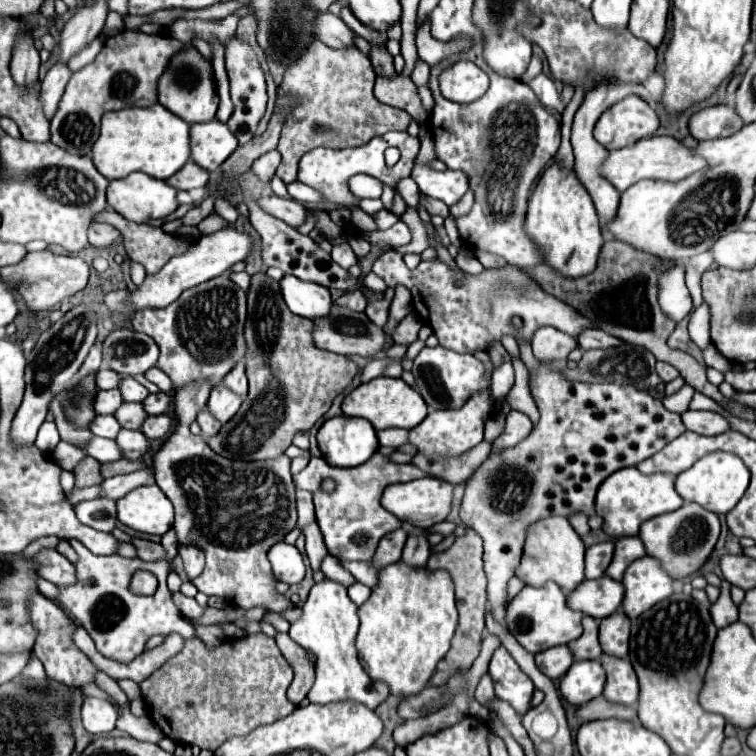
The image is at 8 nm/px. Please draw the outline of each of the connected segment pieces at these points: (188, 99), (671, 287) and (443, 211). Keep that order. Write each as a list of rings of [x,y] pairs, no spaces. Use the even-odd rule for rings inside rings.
[[[187,47],[179,51],[169,61],[165,73],[159,79],[159,103],[177,117],[183,117],[183,121],[187,121],[189,125],[215,119],[219,97],[215,93],[211,61],[203,59],[195,47]]]
[[[675,265],[659,277],[659,305],[675,321],[681,321],[691,311],[691,295],[685,285],[685,269]]]
[[[420,194],[421,198],[421,204],[427,208],[427,212],[431,215],[440,215],[443,218],[446,218],[449,216],[450,211],[449,207],[445,205],[442,201],[433,199],[429,196],[426,196],[424,194]]]

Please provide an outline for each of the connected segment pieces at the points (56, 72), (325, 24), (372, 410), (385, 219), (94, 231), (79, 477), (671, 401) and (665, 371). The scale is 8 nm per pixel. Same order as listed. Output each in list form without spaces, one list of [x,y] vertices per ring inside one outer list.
[[[53,65],[49,69],[49,73],[43,79],[43,89],[41,89],[41,99],[43,99],[43,109],[45,109],[45,117],[51,119],[55,115],[57,103],[63,95],[63,89],[67,85],[67,81],[71,79],[73,71],[67,65]]]
[[[333,13],[315,15],[313,35],[325,45],[335,49],[345,49],[347,45],[355,45],[355,33],[341,21],[341,17]]]
[[[377,377],[377,379],[371,379],[367,383],[359,385],[343,399],[341,409],[345,415],[363,417],[363,419],[371,421],[371,425],[377,431],[389,429],[389,427],[413,429],[427,417],[427,405],[425,405],[423,397],[413,387],[409,387],[403,379],[393,379],[393,377]]]
[[[381,209],[381,211],[373,213],[371,217],[373,217],[375,223],[379,225],[379,229],[389,229],[389,227],[399,219],[399,217],[395,217],[391,211],[387,211],[387,209]]]
[[[93,223],[89,227],[89,243],[95,247],[109,247],[121,233],[109,223]]]
[[[85,457],[83,461],[79,461],[79,465],[73,469],[75,487],[83,489],[83,487],[99,485],[103,481],[99,469],[101,469],[101,463],[97,459],[93,459],[93,457]]]
[[[683,385],[681,391],[665,397],[665,399],[663,399],[663,405],[665,405],[665,409],[669,409],[669,411],[673,411],[673,413],[683,413],[683,411],[689,409],[689,403],[691,403],[693,393],[695,393],[695,391],[693,391],[689,385]]]
[[[657,361],[657,373],[659,373],[659,377],[661,377],[665,383],[669,383],[669,381],[673,381],[673,379],[679,377],[679,371],[677,371],[673,365],[661,363],[661,361]]]

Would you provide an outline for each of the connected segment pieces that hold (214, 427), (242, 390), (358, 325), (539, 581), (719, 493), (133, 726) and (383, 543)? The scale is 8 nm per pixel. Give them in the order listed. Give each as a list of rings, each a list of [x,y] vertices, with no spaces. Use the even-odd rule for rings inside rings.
[[[203,409],[203,411],[199,413],[197,423],[201,425],[201,437],[203,437],[205,441],[207,441],[209,437],[213,437],[215,433],[219,433],[219,429],[221,429],[221,423],[219,423],[215,417],[211,417],[207,409]]]
[[[239,363],[225,379],[223,383],[227,385],[227,389],[231,389],[233,393],[245,397],[247,395],[247,377],[245,377],[245,365]]]
[[[331,307],[329,317],[315,319],[315,331],[313,331],[315,345],[339,355],[361,355],[361,357],[373,357],[385,347],[385,333],[379,325],[375,325],[365,313],[355,313],[349,309]]]
[[[553,515],[543,521],[537,521],[535,525],[531,525],[531,529],[527,529],[523,557],[519,561],[519,569],[515,569],[515,575],[525,585],[539,587],[545,585],[547,581],[553,581],[563,589],[563,593],[569,593],[585,579],[583,555],[585,555],[585,545],[581,537],[575,533],[575,529],[571,527],[571,523],[567,521],[567,517]]]
[[[721,451],[705,455],[691,469],[683,471],[675,479],[675,489],[683,497],[683,501],[699,503],[703,509],[709,509],[717,515],[729,513],[743,497],[747,485],[749,485],[749,469],[745,467],[745,463],[739,457]]]
[[[130,700],[127,701],[122,716],[118,717],[116,728],[129,733],[131,737],[135,737],[139,741],[153,741],[153,743],[157,743],[163,737],[163,733],[159,731],[158,726],[153,723],[153,720],[148,715],[133,716],[129,709],[129,703]]]
[[[397,529],[397,531],[389,533],[387,537],[383,537],[379,541],[379,547],[377,547],[375,555],[373,555],[375,565],[379,565],[379,569],[381,569],[381,567],[385,567],[389,563],[399,561],[403,545],[405,545],[405,539],[407,539],[407,533],[403,529]]]

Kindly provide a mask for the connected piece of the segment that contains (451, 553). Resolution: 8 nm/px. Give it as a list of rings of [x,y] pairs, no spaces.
[[[467,529],[467,535],[457,537],[455,543],[441,553],[431,553],[427,561],[427,569],[447,569],[451,571],[451,577],[455,581],[455,595],[457,595],[457,609],[459,609],[459,625],[455,631],[455,637],[451,641],[451,649],[445,657],[445,661],[451,665],[451,671],[459,671],[463,667],[471,667],[475,657],[481,649],[481,635],[485,629],[485,603],[487,603],[487,581],[483,571],[483,539],[473,531]]]

